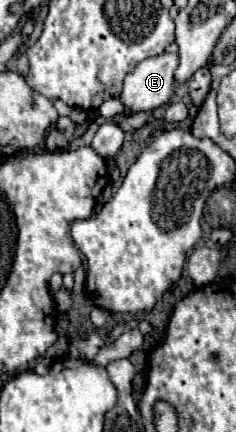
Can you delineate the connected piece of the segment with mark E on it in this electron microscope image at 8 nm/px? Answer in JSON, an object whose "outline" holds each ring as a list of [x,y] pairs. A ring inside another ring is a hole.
{"outline":[[[161,53],[157,57],[145,59],[139,63],[139,67],[135,67],[131,75],[127,75],[121,91],[121,101],[135,113],[165,105],[177,89],[177,65],[177,53]]]}

